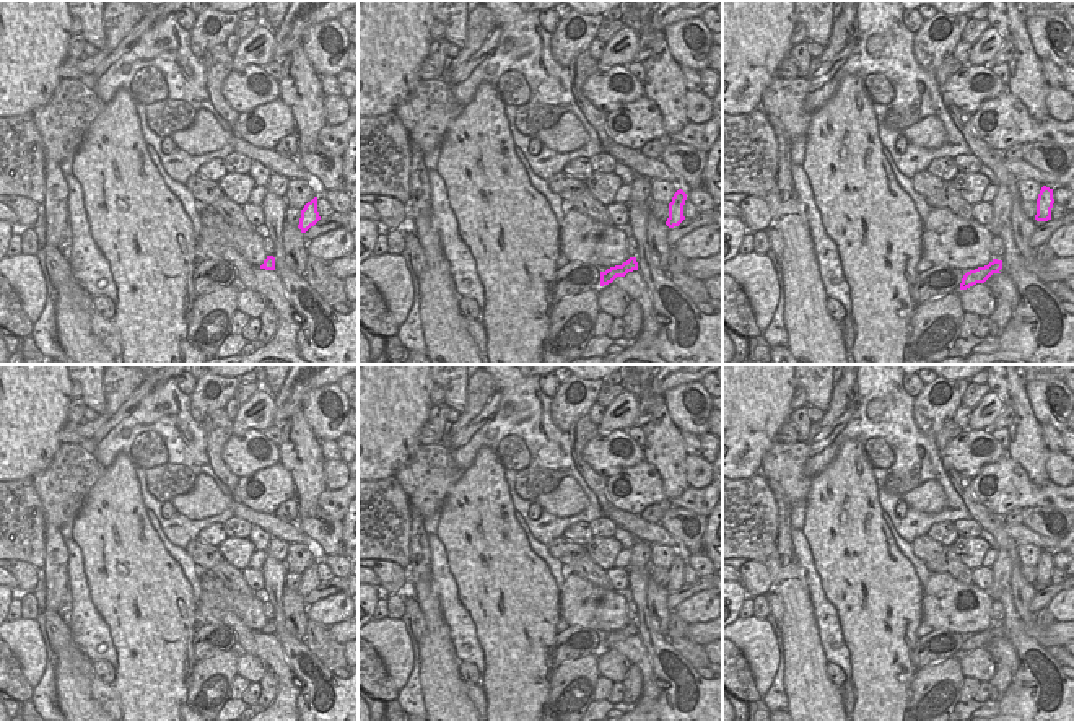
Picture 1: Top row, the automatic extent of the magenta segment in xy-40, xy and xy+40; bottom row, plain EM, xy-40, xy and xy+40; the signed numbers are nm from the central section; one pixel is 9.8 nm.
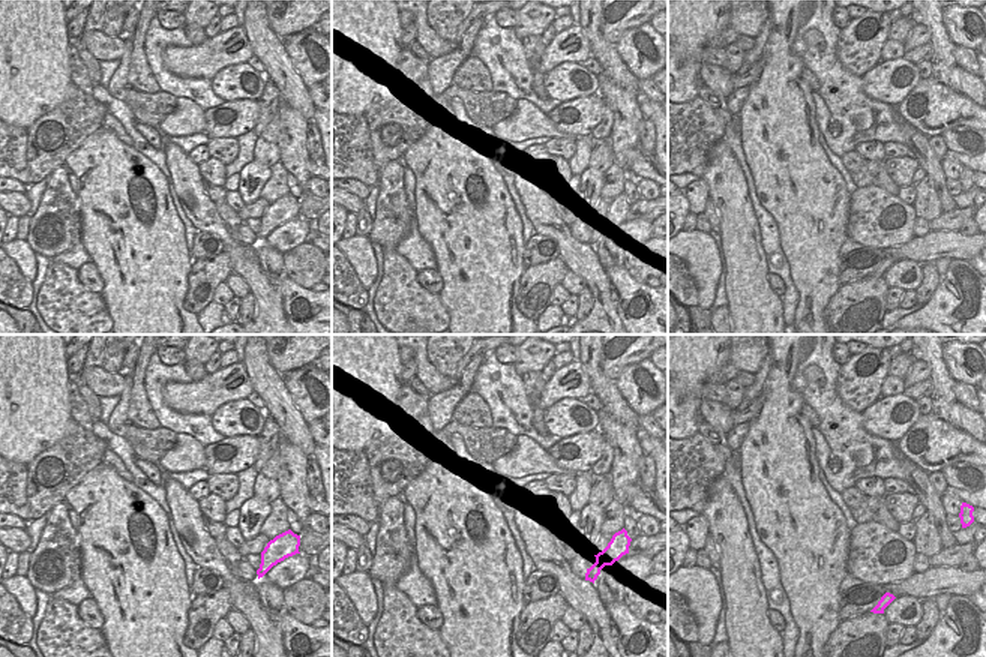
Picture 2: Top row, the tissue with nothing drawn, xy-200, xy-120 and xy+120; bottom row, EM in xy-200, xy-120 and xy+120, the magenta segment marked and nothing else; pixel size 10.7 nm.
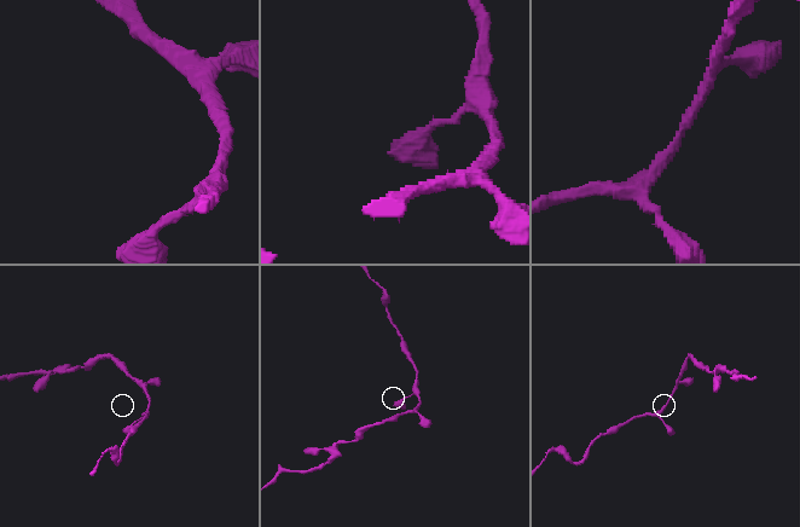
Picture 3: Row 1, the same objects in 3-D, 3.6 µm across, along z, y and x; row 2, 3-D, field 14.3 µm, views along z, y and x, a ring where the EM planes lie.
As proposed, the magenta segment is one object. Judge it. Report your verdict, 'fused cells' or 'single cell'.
single cell

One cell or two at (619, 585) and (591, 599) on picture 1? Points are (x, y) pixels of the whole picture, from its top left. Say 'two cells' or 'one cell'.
two cells

